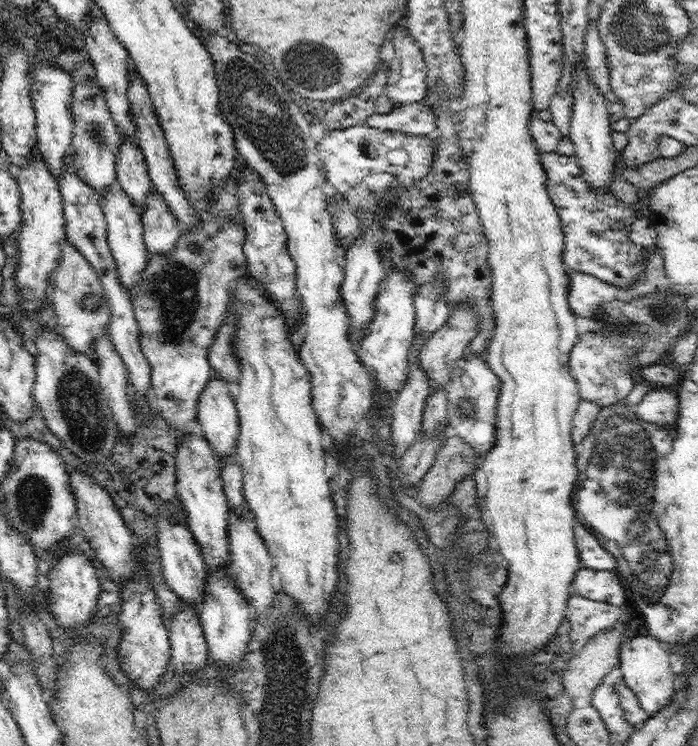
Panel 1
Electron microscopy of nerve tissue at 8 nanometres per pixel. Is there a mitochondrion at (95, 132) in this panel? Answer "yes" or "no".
yes

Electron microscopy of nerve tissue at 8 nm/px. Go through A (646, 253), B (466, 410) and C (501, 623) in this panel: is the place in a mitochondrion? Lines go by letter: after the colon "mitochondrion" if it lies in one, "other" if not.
A: other
B: mitochondrion
C: other

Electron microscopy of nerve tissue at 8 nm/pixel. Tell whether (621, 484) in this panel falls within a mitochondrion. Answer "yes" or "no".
yes

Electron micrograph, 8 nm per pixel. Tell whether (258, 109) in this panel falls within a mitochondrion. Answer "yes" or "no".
yes

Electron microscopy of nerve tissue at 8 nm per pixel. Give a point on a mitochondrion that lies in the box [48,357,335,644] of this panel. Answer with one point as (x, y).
(76, 395)

